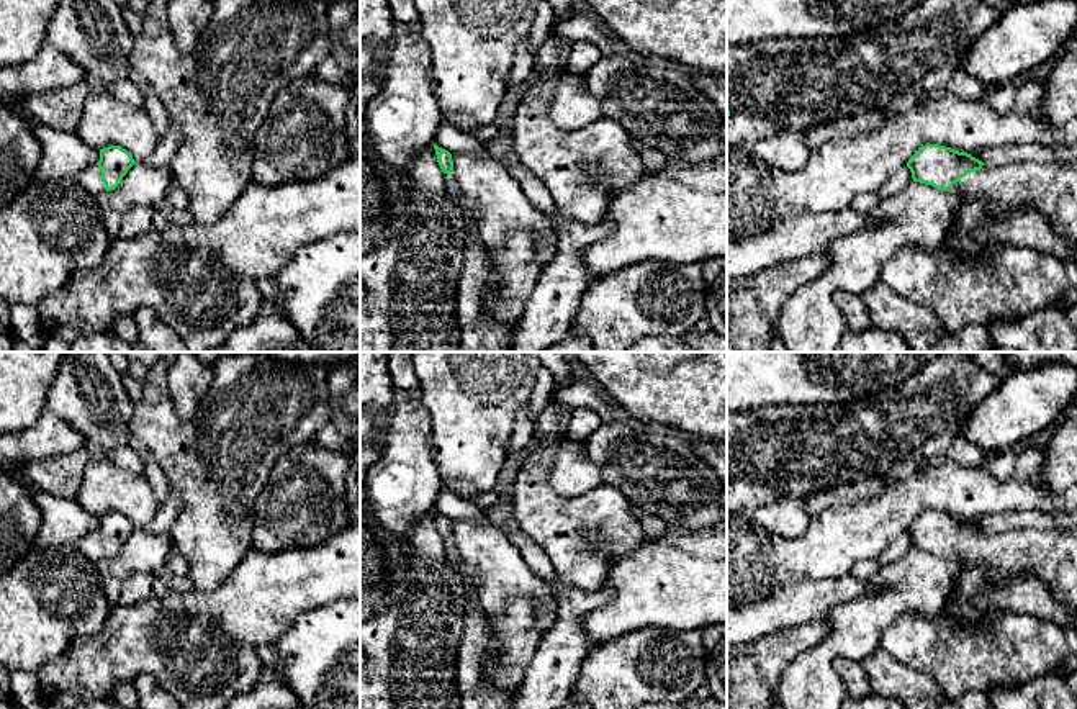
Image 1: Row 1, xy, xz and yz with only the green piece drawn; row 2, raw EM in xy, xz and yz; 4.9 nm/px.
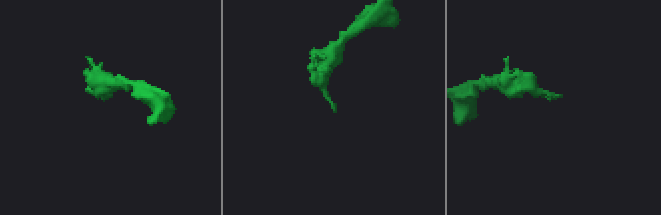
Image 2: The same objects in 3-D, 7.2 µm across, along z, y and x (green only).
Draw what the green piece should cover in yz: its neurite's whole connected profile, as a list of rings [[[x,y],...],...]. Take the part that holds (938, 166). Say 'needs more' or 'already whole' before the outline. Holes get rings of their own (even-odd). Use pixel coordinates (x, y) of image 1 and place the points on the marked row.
needs more; [[[925,144],[908,159],[913,182],[1003,208],[1031,206],[1048,215],[1077,249],[1077,159],[985,165],[967,152]]]

